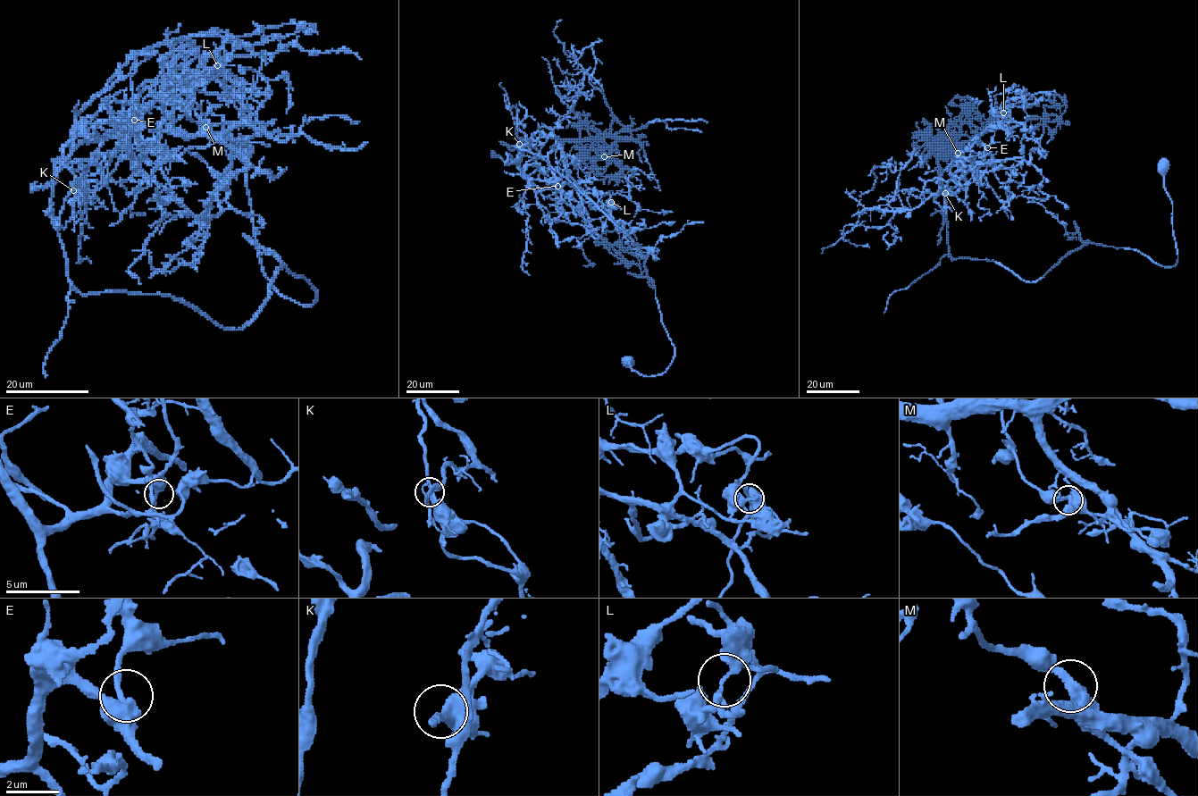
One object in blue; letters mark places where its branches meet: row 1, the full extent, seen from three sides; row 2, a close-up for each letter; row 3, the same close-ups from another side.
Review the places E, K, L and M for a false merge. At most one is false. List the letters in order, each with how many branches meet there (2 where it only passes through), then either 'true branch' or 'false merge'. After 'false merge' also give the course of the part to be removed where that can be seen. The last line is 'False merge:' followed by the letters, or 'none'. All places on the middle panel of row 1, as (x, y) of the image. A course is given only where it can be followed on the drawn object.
E: branches 2; true branch
K: branches 3; true branch
L: branches 2; false merge; course (611, 203), (592, 234), (504, 145), (543, 158), (644, 259), (674, 354), (649, 376), (625, 360)
M: branches 2; true branch
False merge: L

